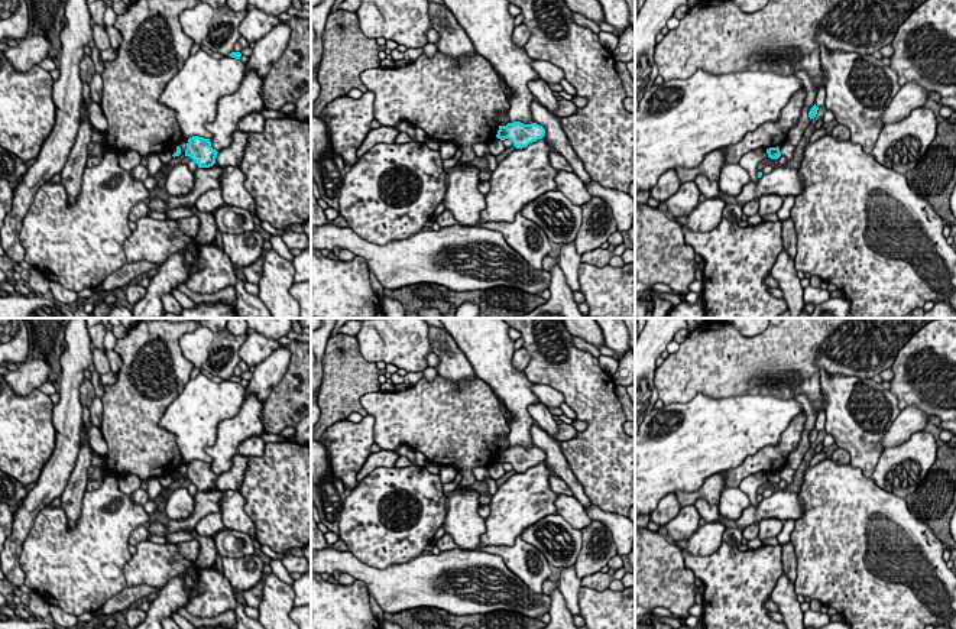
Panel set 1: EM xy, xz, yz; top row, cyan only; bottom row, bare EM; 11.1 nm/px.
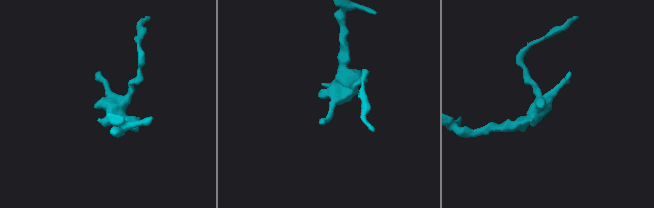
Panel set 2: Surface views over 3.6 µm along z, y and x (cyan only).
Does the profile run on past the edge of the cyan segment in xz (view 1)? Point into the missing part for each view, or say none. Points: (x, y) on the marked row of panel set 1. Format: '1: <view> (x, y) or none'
1: none

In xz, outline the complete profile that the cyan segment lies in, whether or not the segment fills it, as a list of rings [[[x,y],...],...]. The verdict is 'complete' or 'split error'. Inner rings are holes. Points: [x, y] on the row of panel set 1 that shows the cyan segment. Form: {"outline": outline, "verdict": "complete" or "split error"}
{"outline": [[[521,121],[499,126],[496,137],[500,140],[509,139],[516,149],[526,147],[545,136],[545,129],[537,123],[524,124]]], "verdict": "complete"}

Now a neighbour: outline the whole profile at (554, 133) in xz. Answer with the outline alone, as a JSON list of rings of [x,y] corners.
[[[537,100],[531,103],[531,114],[532,121],[545,129],[544,139],[547,139],[554,146],[555,152],[558,152],[570,163],[573,172],[587,185],[592,178],[584,169],[581,159],[577,156],[570,145],[570,140],[566,136],[560,123],[561,117],[550,113]]]

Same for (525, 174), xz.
[[[547,139],[515,149],[492,171],[490,191],[485,195],[486,208],[480,217],[485,223],[511,223],[532,200],[555,191],[558,171],[550,163],[554,146]]]

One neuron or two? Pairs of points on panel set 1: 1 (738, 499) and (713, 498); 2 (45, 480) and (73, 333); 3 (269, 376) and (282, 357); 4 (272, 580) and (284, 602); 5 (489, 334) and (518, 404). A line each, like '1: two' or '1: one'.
1: two
2: one
3: one
4: one
5: one

